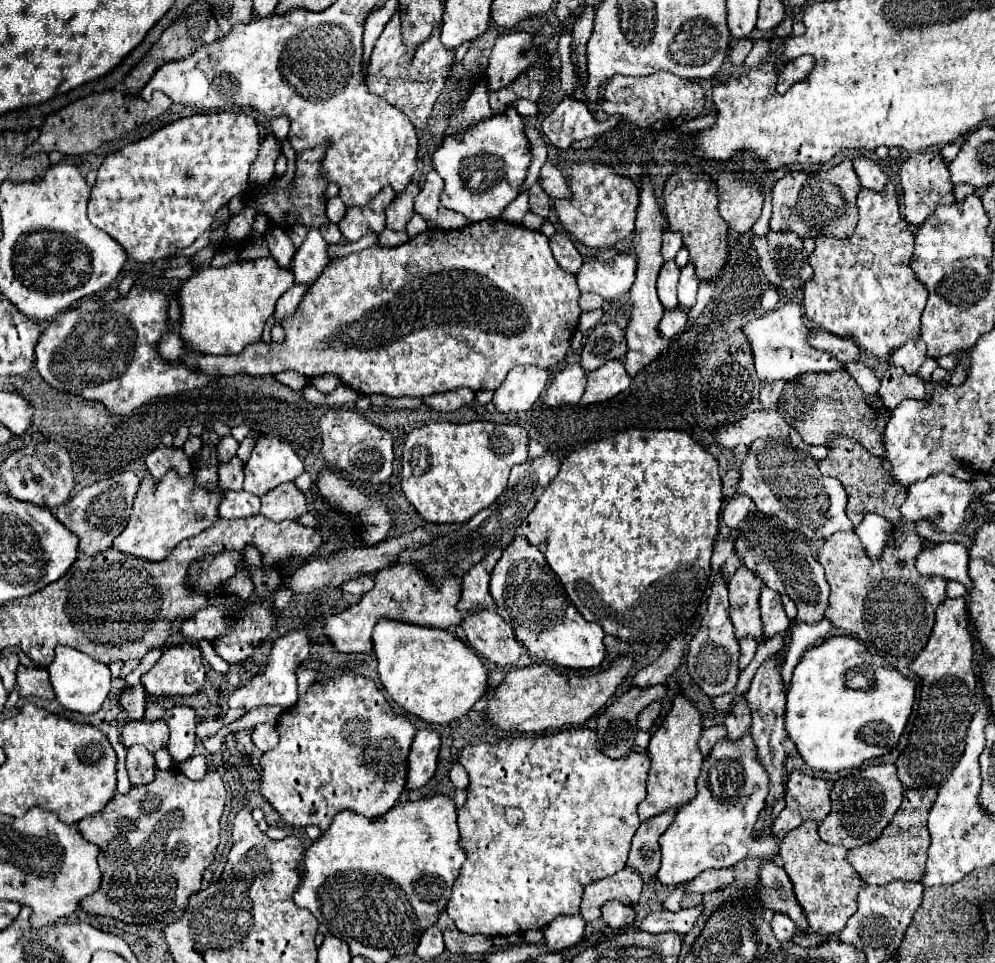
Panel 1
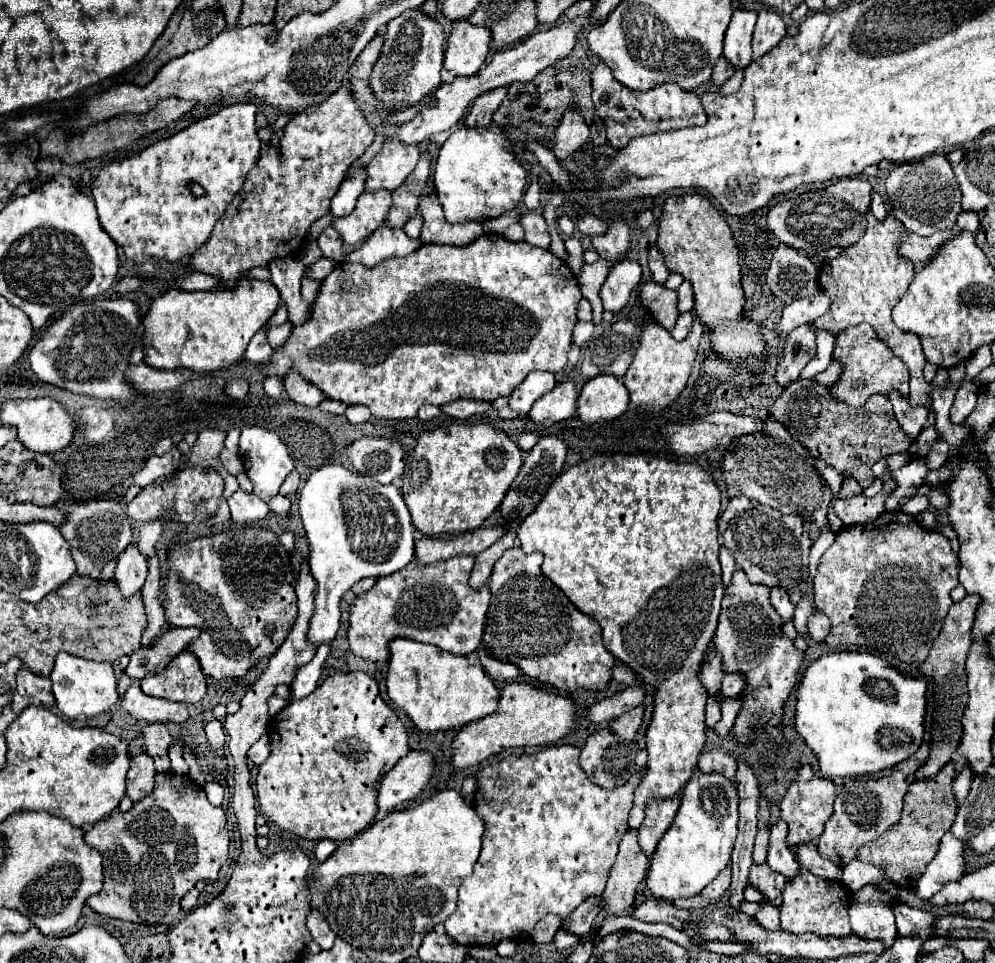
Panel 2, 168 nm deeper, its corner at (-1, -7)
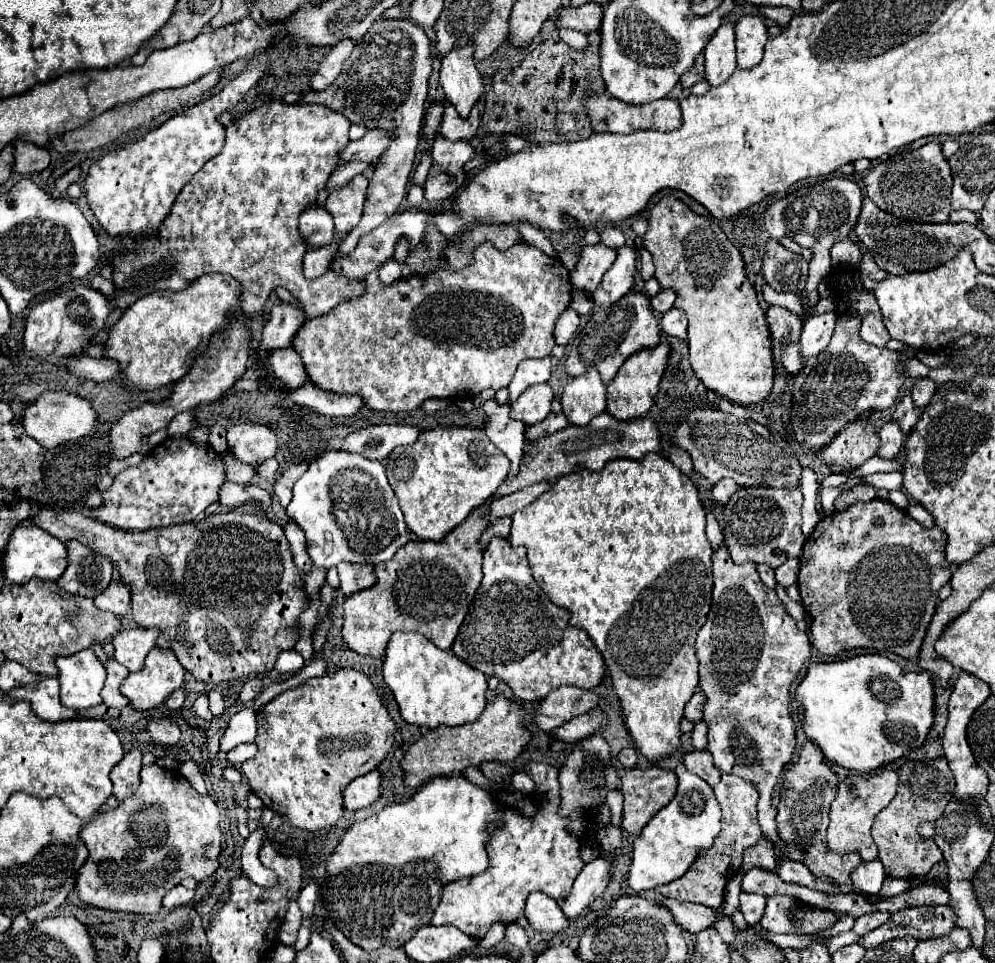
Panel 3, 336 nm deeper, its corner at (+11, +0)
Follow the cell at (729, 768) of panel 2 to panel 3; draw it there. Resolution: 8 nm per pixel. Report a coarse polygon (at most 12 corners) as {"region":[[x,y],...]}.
{"region":[[708,751],[684,765],[714,789],[722,831],[662,897],[716,909],[744,849],[762,837],[760,793],[724,781]]}

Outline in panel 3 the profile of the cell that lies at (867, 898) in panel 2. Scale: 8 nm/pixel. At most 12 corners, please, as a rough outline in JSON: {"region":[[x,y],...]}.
{"region":[[874,911],[856,917],[852,931],[864,935],[890,919],[890,913]]}

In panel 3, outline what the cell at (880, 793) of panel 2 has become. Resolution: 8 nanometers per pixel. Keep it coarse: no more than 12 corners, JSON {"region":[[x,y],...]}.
{"region":[[882,769],[840,775],[830,803],[826,847],[878,851],[874,817],[894,799],[898,773]]}

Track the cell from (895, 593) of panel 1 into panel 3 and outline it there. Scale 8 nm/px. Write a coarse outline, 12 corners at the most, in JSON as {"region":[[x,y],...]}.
{"region":[[882,499],[800,555],[812,645],[916,657],[946,533]]}

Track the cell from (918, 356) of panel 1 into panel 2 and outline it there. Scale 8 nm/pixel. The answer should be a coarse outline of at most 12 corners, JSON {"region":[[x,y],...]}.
{"region":[[868,324],[836,338],[830,394],[860,408],[872,394],[908,396],[906,364]]}

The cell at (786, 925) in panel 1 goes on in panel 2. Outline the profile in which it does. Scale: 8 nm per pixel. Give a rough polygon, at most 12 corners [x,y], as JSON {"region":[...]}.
{"region":[[762,902],[754,920],[766,930],[780,930],[778,906]]}

